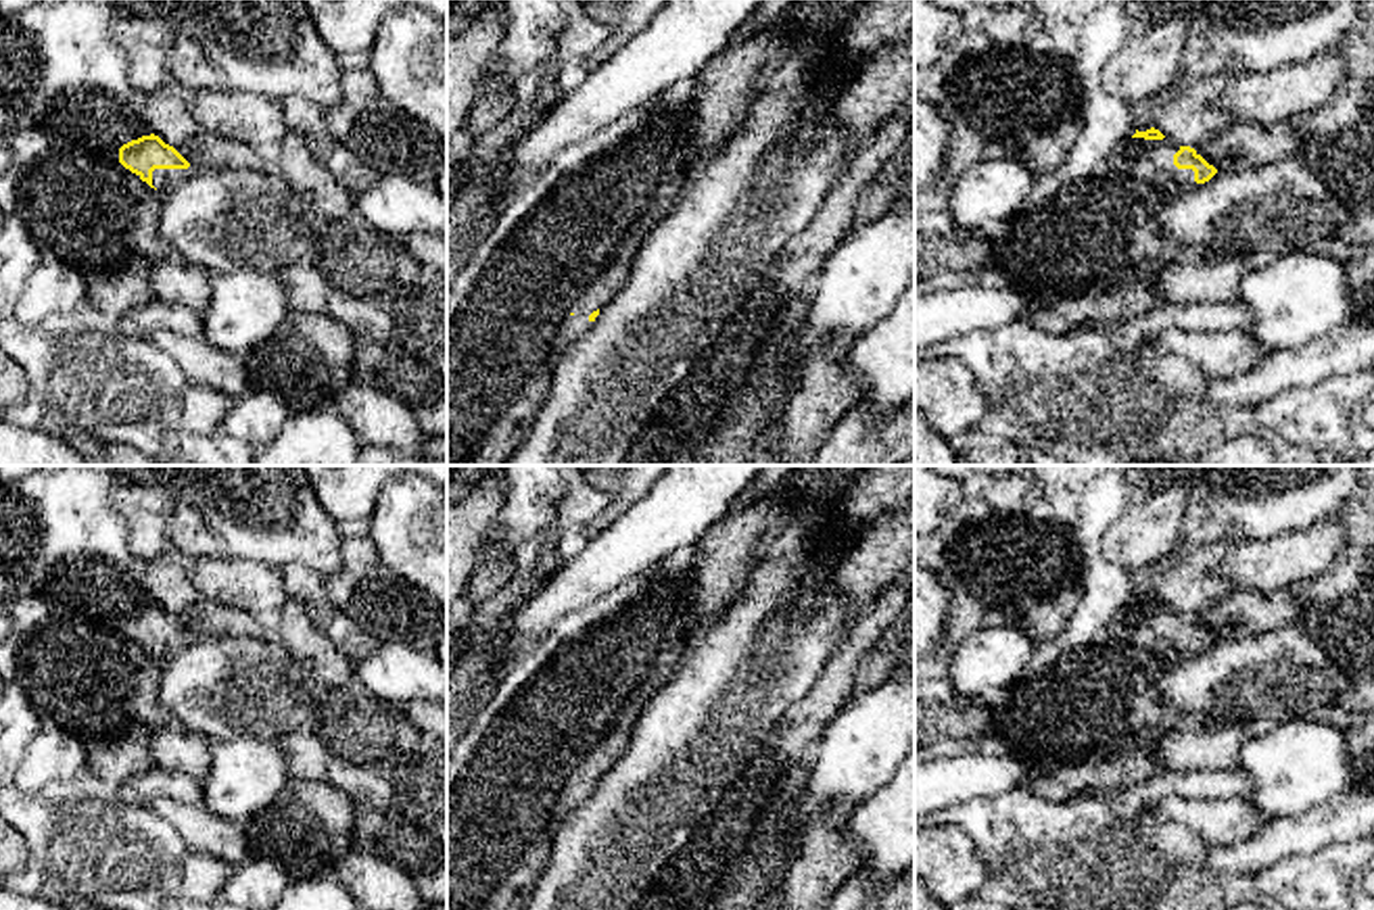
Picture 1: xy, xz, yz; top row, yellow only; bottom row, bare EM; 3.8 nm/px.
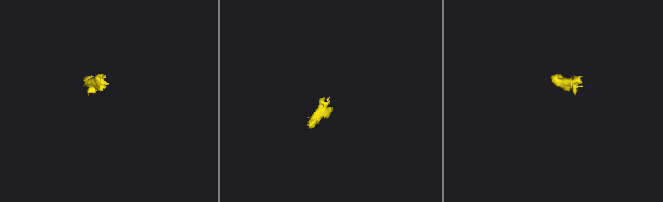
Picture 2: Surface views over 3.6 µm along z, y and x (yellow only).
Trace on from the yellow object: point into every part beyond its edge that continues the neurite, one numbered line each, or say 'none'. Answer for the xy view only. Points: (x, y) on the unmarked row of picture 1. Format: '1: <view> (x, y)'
1: xy (163, 648)

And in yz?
1: yz (1151, 629)

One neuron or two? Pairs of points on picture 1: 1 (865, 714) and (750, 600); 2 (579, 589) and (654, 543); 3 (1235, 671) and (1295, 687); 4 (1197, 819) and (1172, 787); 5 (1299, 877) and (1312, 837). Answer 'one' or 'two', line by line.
1: two
2: one
3: one
4: two
5: two

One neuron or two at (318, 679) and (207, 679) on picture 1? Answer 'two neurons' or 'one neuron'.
one neuron

